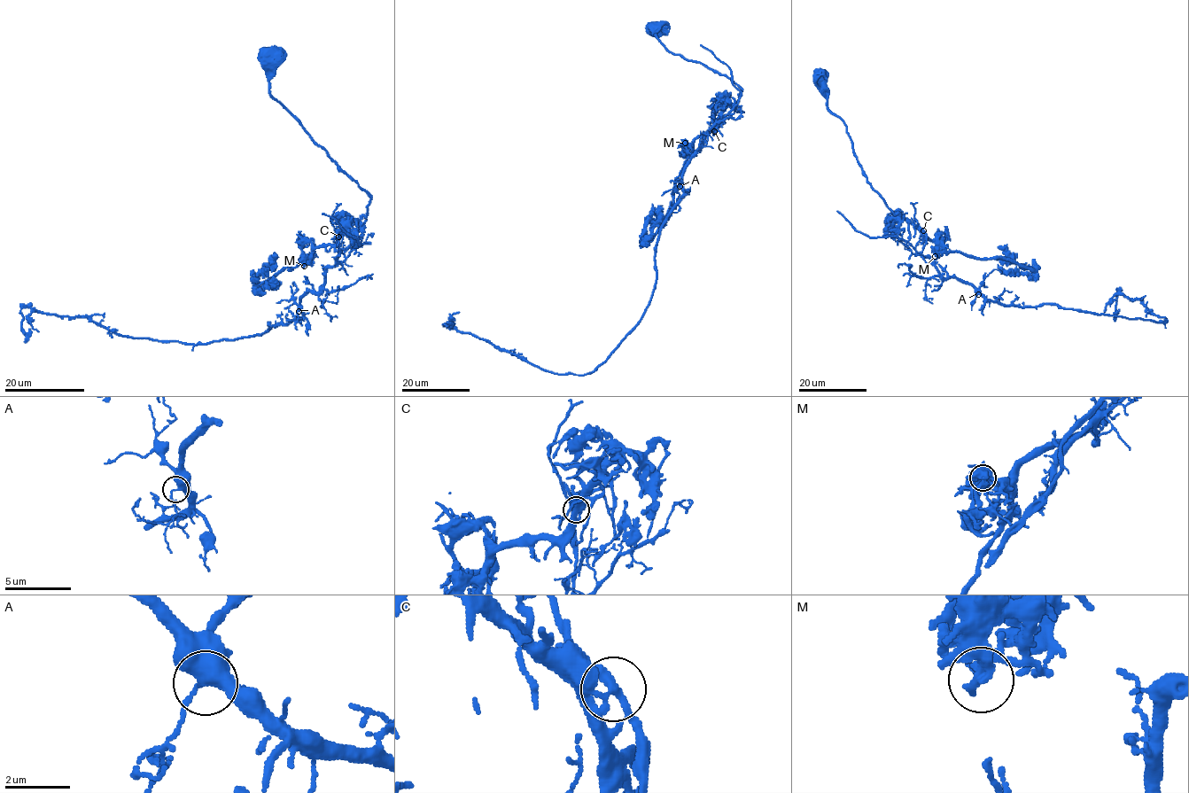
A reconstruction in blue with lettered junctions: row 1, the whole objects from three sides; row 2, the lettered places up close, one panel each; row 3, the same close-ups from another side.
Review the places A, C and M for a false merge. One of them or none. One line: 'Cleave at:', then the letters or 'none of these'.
Cleave at: C

